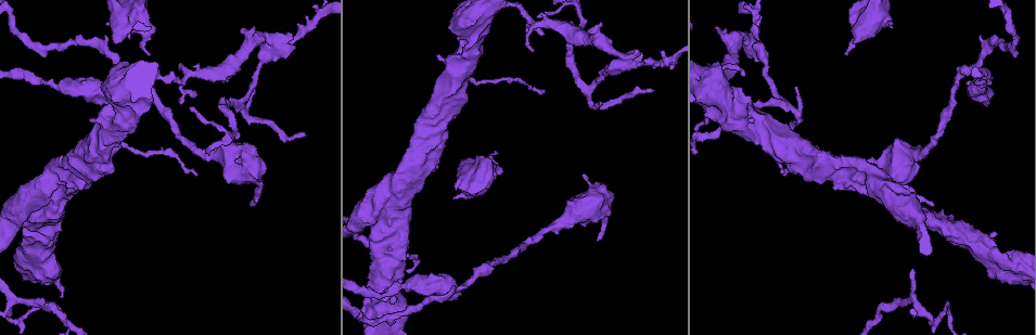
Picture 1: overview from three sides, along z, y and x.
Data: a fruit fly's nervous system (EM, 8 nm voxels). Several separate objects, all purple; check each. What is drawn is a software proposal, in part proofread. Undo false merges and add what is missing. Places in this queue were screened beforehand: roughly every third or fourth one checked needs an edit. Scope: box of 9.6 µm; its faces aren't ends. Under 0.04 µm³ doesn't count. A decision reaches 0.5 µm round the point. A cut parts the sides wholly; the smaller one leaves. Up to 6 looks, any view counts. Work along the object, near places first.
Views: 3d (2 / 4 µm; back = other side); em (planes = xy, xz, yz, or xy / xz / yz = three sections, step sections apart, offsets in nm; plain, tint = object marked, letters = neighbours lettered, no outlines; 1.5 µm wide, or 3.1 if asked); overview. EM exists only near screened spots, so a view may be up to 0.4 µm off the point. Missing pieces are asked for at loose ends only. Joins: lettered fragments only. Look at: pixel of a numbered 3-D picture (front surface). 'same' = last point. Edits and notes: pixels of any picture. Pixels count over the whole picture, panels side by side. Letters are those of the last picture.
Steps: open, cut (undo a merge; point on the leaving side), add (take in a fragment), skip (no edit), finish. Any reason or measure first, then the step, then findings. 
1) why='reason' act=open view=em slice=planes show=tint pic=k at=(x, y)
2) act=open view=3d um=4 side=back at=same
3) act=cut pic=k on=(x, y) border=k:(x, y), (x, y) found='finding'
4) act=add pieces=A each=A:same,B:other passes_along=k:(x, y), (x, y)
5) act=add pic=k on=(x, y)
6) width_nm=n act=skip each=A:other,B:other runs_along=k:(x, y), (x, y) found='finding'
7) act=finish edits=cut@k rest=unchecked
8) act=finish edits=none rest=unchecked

why='stops while still wide' act=open view=3d um=2 pic=1 at=(364, 307)

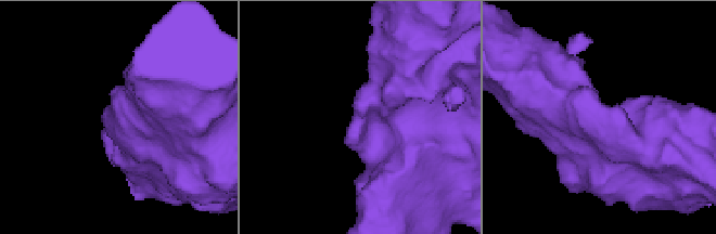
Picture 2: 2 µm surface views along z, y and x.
why='shape alone is not enough' act=open view=em slice=planes show=tint pic=2 at=(362, 113)

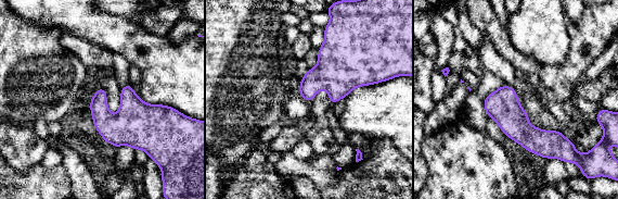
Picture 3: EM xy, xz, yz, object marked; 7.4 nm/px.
act=open view=em slice=planes show=letters at=same

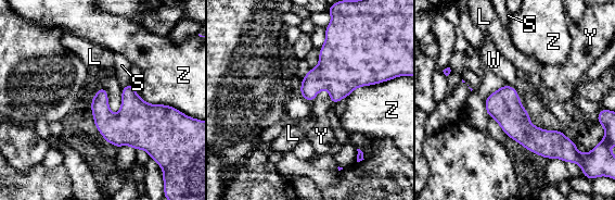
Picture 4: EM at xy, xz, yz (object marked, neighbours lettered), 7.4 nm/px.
longest_contact=Z:320nm act=skip each=L:other,S:other,W:other,Y:other,Z:other runs_along=4:(487, 101), (566, 158) found='none of them fits'

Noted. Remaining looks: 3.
why='tapers out' act=open view=3d um=2 side=back pic=1 at=(598, 239)

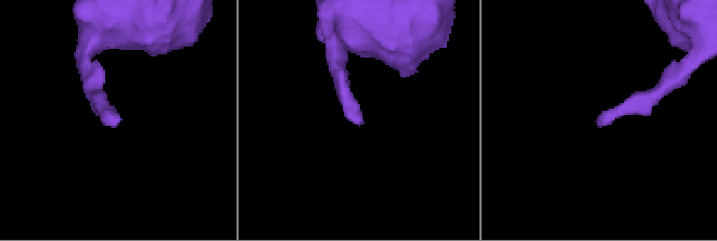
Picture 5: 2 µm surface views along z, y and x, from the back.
act=open view=em slice=planes show=letters pic=5 at=(110, 125)

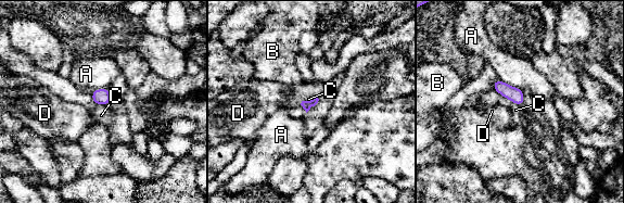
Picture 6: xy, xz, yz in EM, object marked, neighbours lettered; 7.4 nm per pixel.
longest_contact=A:200nm act=skip each=A:other,B:other,C:other,D:other border=6:(93, 103), (106, 105) found='none of them fits'

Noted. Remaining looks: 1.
act=finish edits=none rest=unchecked

